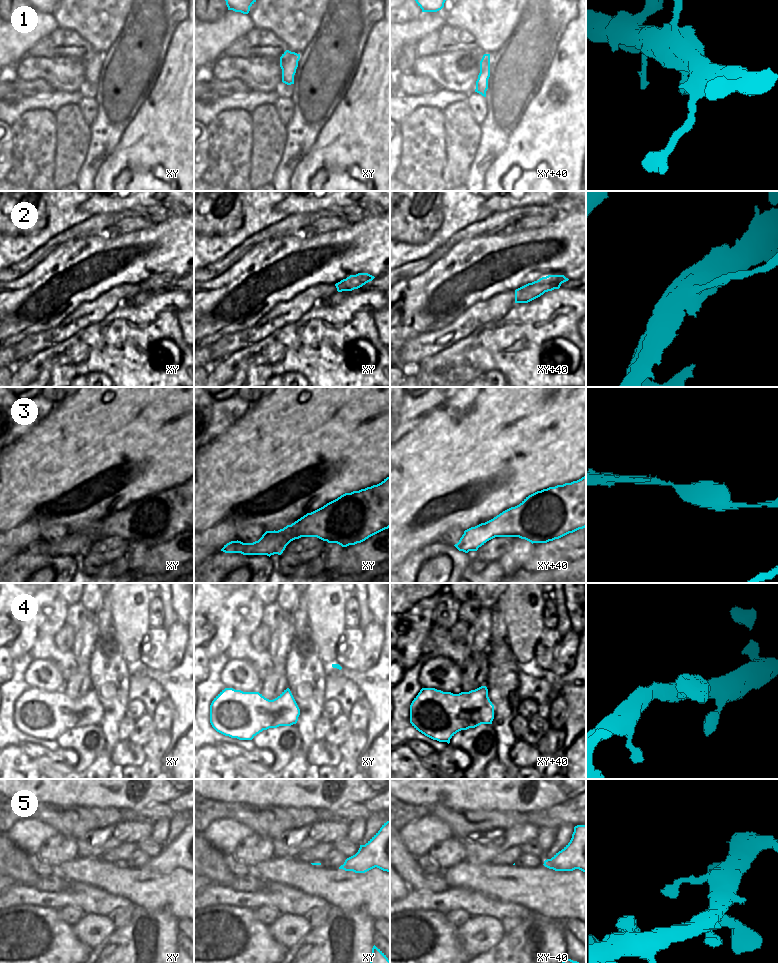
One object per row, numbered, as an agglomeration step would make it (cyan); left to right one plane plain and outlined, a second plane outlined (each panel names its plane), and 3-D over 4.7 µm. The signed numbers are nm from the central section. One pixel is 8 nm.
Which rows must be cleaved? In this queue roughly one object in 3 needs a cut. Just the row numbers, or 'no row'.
2, 3.

